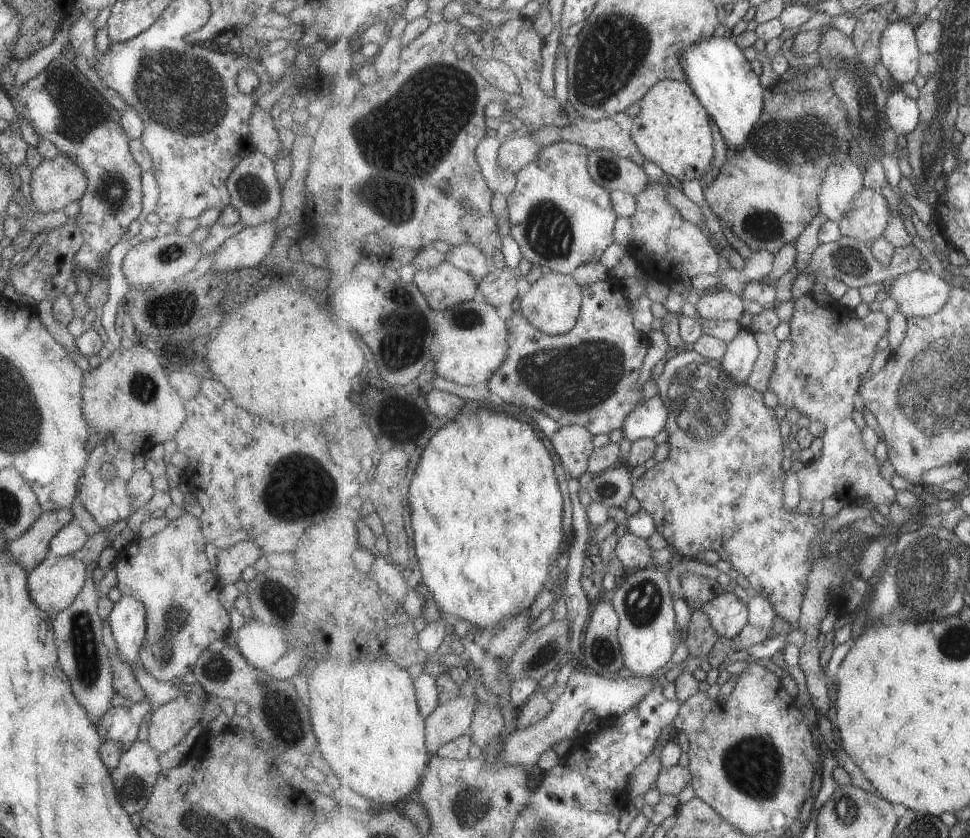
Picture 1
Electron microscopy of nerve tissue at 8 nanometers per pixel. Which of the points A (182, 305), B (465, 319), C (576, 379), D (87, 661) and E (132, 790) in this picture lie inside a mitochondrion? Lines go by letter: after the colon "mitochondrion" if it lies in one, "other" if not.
A: mitochondrion
B: mitochondrion
C: mitochondrion
D: mitochondrion
E: mitochondrion

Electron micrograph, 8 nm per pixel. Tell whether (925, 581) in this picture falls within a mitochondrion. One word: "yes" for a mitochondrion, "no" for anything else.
yes

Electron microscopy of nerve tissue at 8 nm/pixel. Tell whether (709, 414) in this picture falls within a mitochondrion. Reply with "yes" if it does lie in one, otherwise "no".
yes

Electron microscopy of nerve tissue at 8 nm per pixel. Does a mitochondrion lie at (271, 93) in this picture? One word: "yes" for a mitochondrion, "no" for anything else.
no

